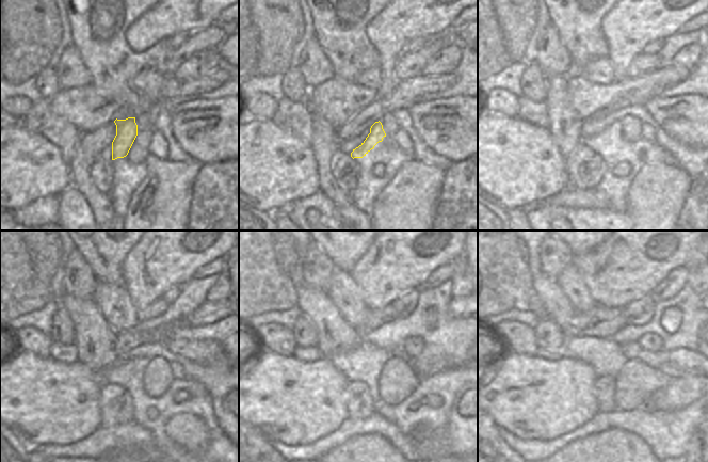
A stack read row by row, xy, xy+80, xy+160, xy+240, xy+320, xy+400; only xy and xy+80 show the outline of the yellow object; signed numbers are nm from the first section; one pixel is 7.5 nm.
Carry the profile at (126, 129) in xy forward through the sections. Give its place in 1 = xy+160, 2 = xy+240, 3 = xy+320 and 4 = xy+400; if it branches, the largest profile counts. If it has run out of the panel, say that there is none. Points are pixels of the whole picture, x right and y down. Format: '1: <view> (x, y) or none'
1: xy+160 (607, 139)
2: xy+240 (121, 372)
3: xy+320 (364, 364)
4: xy+400 (605, 356)

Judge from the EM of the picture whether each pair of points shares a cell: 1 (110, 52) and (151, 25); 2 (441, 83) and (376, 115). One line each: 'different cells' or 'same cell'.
1: different cells
2: same cell

